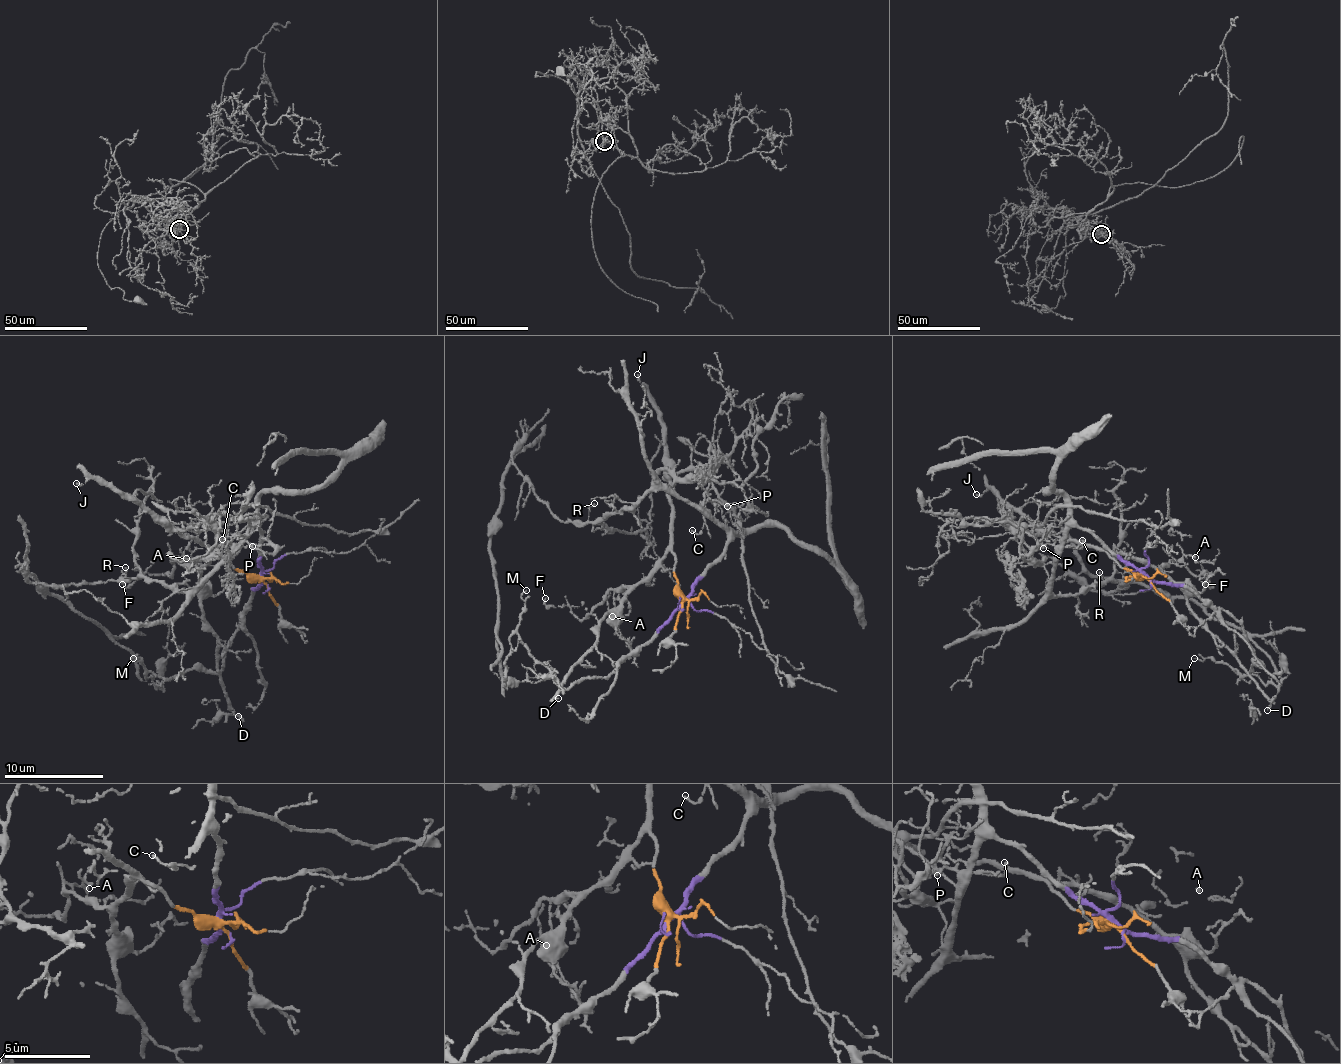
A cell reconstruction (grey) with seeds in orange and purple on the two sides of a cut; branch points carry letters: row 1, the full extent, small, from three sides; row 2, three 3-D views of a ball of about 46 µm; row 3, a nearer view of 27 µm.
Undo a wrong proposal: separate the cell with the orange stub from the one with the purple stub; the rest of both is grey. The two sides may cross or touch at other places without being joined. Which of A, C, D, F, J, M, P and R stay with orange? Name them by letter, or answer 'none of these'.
A, D, F, J

